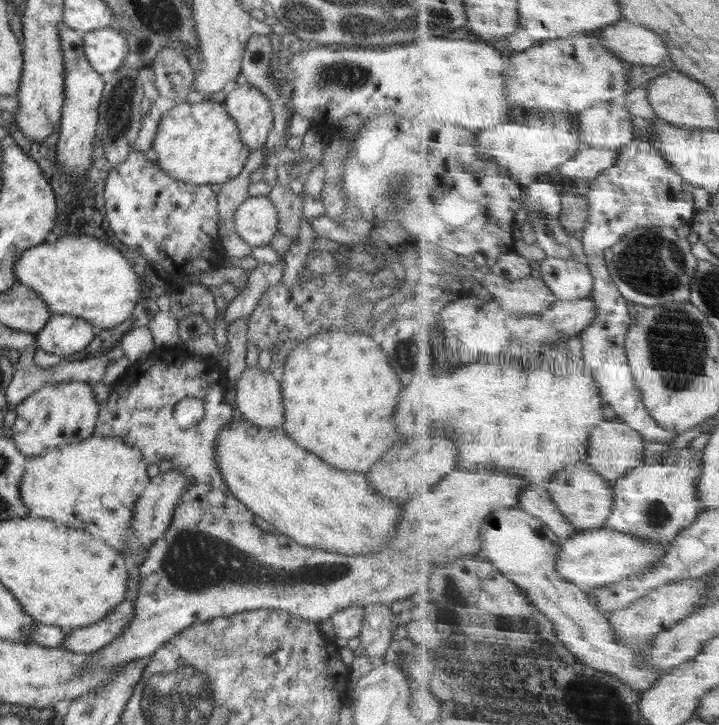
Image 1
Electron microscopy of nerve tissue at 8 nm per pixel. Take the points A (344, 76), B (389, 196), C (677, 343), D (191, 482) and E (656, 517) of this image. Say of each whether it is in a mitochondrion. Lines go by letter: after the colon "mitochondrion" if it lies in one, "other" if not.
A: mitochondrion
B: mitochondrion
C: mitochondrion
D: other
E: mitochondrion

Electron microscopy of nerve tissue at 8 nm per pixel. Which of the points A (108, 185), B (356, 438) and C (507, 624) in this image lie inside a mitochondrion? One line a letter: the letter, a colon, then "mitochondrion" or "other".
A: other
B: other
C: mitochondrion

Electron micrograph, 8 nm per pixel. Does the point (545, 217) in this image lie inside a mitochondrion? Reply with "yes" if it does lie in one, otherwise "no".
yes

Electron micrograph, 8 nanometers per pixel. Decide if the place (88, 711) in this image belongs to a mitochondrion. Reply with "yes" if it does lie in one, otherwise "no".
no

